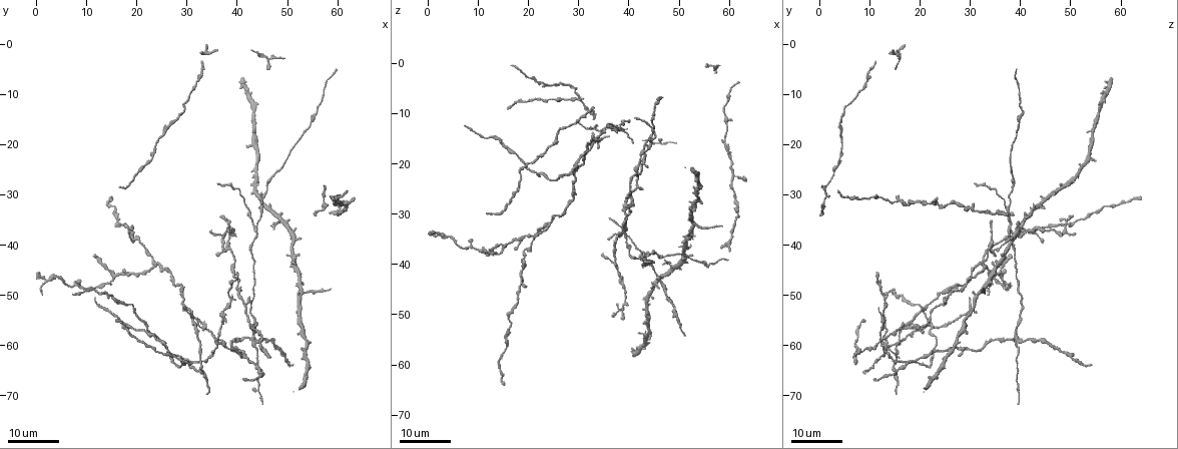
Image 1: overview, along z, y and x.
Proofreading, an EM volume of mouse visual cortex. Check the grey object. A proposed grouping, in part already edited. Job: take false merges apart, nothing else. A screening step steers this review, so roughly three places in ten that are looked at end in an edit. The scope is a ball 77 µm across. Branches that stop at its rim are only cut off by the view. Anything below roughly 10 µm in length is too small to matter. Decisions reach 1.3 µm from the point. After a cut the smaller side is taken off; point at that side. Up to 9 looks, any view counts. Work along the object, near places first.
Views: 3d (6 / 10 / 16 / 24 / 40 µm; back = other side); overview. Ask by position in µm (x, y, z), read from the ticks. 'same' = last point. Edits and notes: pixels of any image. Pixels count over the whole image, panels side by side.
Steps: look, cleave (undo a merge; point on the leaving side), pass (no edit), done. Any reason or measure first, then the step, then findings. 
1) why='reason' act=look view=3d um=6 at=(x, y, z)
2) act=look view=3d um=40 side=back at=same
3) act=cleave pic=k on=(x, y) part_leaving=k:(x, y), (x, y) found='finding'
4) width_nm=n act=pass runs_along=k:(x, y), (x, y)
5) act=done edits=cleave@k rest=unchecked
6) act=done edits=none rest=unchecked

why='looks like a crossing' act=look view=3d um=16 at=(43.0, 59.0, 39.5)

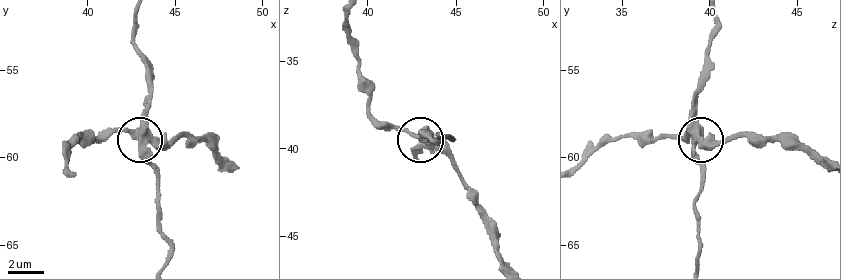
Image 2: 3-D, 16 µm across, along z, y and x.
act=look view=3d um=10 at=(43.4, 58.6, 39.3)

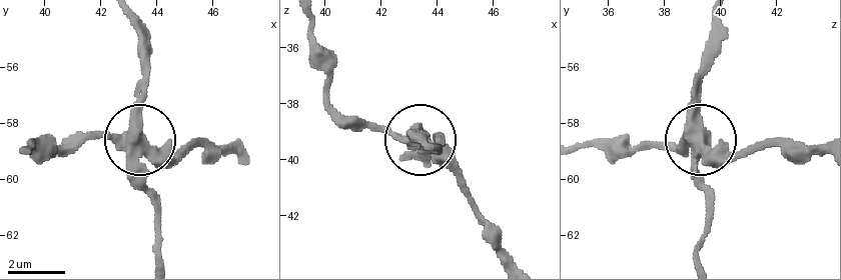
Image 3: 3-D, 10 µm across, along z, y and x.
side_arm_um=20 act=cleave pic=3 on=(141, 103) part_leaving=3:(129, 138), (143, 68), (136, 18) found='a second neuron is stuck on'

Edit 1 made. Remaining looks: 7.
why='four or more arms meet' act=look view=3d um=16 at=(32.5, 63.0, 15.5)

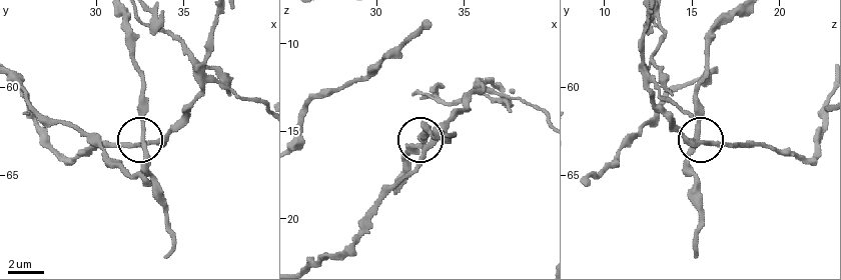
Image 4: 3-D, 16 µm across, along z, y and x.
act=look view=3d um=10 at=(32.9, 63.2, 15.8)

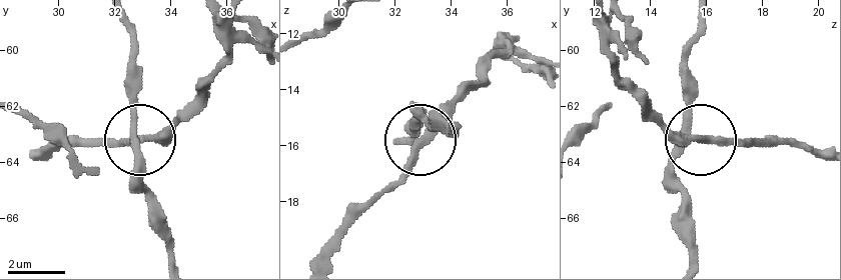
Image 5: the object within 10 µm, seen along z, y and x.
side_arm_um=74 act=pass found='all the same neuron'

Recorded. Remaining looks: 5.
act=look view=3d um=24 at=(36.0, 59.5, 13.0)

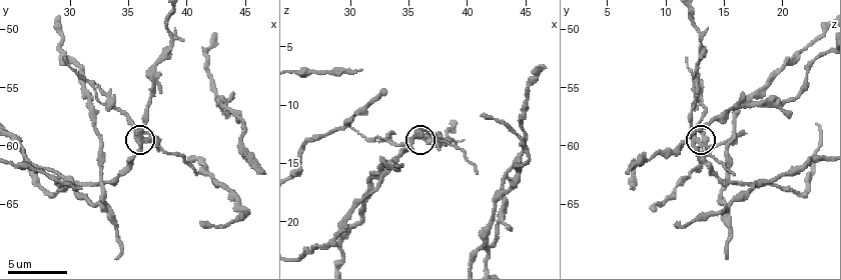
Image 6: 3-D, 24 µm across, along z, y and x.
why='closer look' act=look view=3d um=6 at=(36.2, 60.0, 12.2)

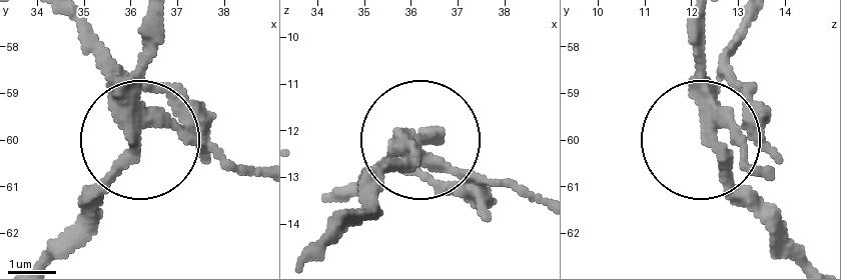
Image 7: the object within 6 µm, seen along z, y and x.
act=look view=3d um=6 side=back at=(36.05, 59.85, 12.45)

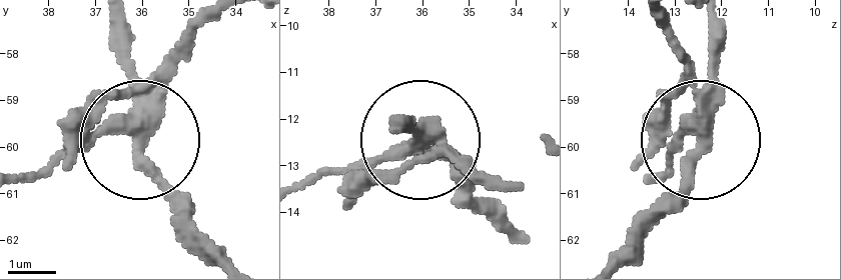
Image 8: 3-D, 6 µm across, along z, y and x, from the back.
side_arm_um=16 act=cleave pic=8 on=(87, 127) part_leaving=8:(149, 114), (157, 82), (209, 23) found='a second neuron is stuck on'

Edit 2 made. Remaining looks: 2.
why='a fork' act=look view=3d um=10 at=(43.0, 56.6, 16.4)

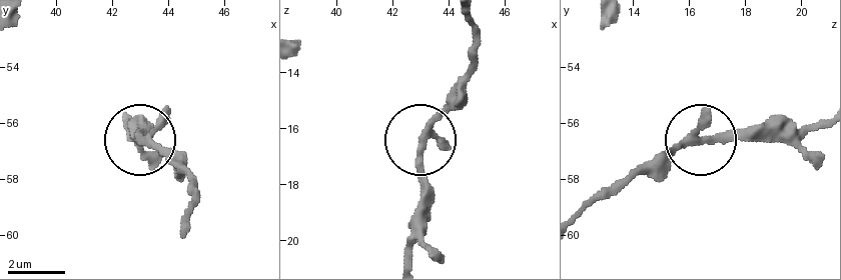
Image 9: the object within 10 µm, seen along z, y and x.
arms=3 act=pass found='one neuron here'

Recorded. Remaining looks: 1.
act=done edits=cleave@3,cleave@8 rest=unchecked

